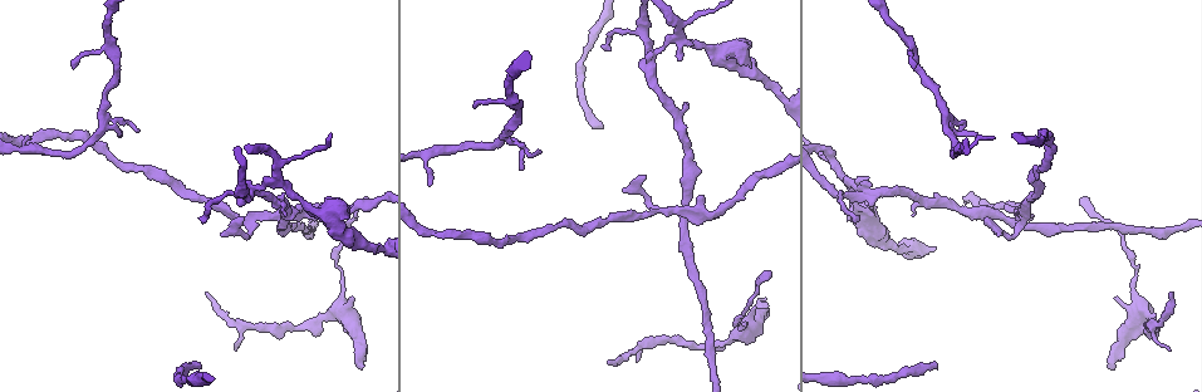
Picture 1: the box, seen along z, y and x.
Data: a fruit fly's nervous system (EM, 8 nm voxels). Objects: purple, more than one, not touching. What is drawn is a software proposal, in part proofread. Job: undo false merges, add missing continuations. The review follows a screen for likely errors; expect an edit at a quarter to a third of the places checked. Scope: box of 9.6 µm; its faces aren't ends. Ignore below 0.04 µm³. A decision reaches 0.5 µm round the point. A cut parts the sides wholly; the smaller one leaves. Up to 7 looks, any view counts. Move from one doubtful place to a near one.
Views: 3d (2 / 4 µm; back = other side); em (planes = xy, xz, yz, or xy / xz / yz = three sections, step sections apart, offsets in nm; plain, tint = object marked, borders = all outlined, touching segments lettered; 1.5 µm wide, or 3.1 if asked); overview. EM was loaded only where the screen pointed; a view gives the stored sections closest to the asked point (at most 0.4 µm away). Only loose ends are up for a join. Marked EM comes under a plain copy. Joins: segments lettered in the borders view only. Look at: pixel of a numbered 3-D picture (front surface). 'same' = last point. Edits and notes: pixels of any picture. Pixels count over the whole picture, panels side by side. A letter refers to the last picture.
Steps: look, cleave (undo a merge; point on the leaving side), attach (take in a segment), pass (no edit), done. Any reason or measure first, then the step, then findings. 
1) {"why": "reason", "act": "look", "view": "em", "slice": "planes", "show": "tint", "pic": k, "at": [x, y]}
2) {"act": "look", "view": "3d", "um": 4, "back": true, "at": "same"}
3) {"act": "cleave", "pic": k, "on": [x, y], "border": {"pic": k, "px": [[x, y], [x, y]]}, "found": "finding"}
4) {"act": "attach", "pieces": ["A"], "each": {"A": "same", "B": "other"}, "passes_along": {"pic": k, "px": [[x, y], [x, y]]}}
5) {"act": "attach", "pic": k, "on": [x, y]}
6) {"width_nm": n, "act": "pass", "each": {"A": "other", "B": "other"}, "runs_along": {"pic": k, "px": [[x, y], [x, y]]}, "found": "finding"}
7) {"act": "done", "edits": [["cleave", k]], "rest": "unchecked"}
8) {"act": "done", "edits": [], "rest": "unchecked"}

{"why": "an open end", "act": "look", "view": "3d", "um": 2, "back": true, "pic": 1, "at": [765, 300]}

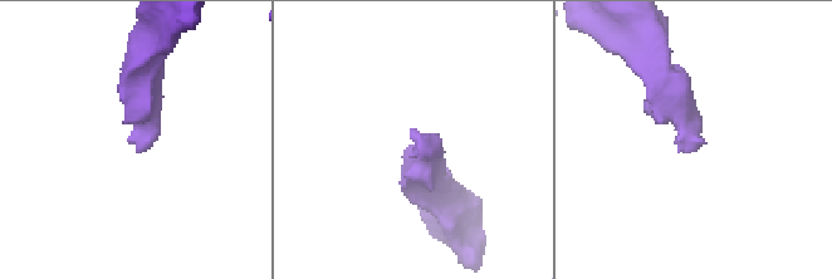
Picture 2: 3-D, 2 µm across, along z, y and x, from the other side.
{"why": "shape alone is not enough", "act": "look", "view": "em", "slice": "planes", "show": "borders", "pic": 2, "at": [410, 136]}

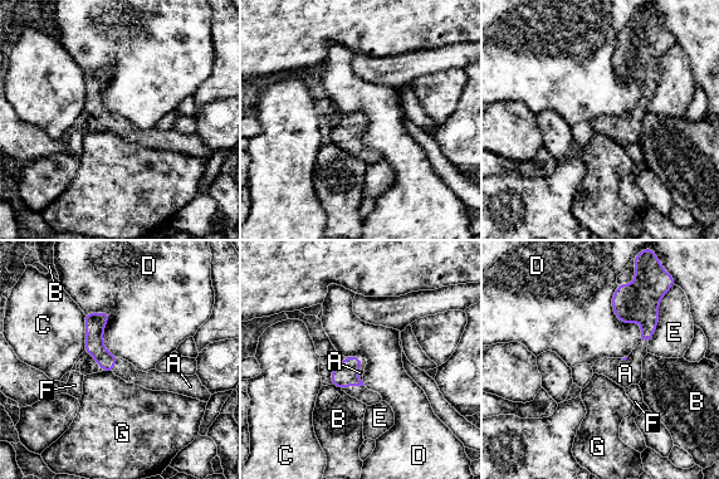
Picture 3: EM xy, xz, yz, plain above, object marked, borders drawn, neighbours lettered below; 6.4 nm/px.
{"act": "attach", "pieces": ["A"], "each": {"A": "same", "B": "other", "C": "other", "D": "other", "E": "other", "F": "other", "G": "other"}, "passes_along": {"pic": 3, "px": [[345, 374], [357, 368], [360, 372]]}, "found": "the neuron continues"}

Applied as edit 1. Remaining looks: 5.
{"why": "tapers out", "act": "look", "view": "3d", "um": 2, "pic": 1, "at": [609, 361]}

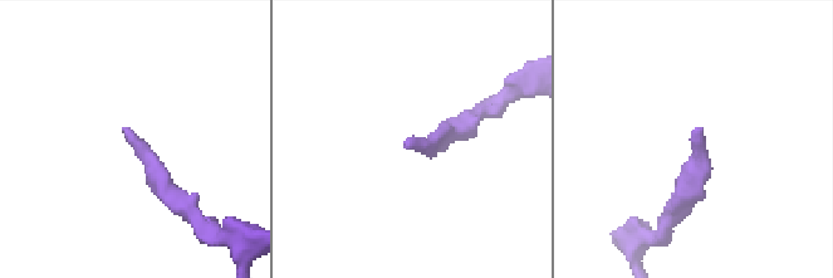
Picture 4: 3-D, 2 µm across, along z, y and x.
{"act": "look", "view": "em", "slice": "planes", "show": "borders", "pic": 4, "at": [693, 131]}

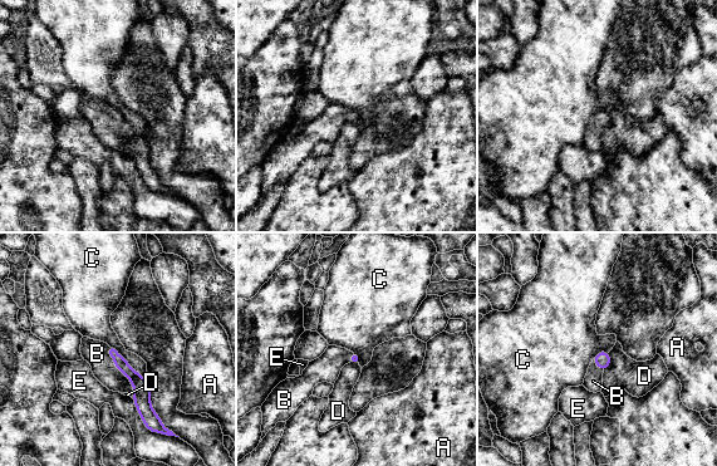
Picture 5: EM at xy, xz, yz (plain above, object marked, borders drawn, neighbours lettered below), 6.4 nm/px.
{"act": "attach", "pieces": ["B"], "each": {"A": "other", "B": "same", "C": "other", "D": "other", "E": "other"}, "passes_along": {"pic": 5, "px": [[142, 393], [122, 372], [97, 353]]}, "found": "it goes on there"}

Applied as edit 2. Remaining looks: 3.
{"why": "arms part here", "act": "look", "view": "3d", "um": 4, "pic": 1, "at": [865, 190]}

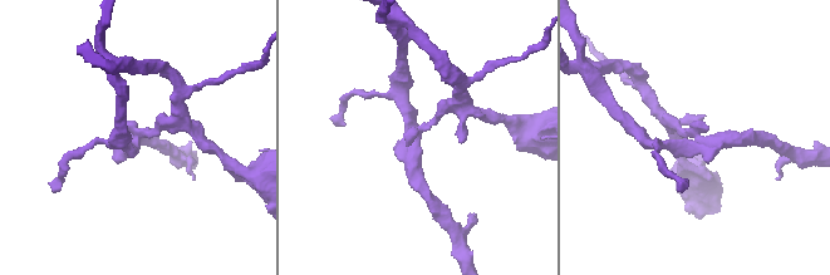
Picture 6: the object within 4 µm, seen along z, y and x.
{"act": "look", "view": "em", "slice": "planes", "show": "borders", "pic": 6, "at": [135, 138]}

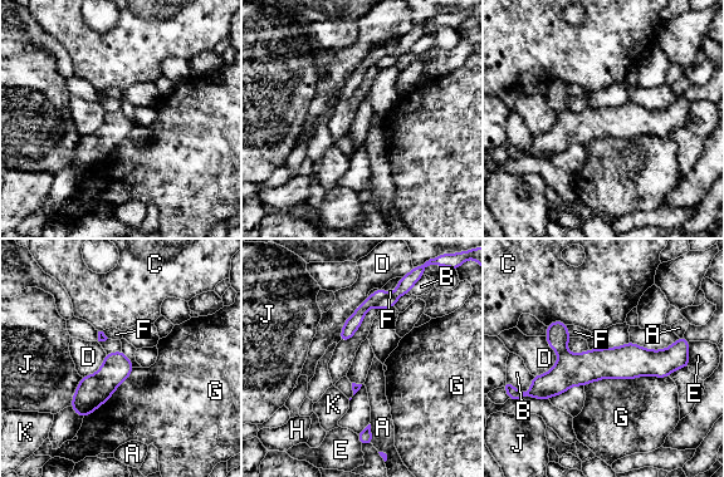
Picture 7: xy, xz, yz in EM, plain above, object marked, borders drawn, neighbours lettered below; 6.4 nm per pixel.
{"act": "cleave", "pic": 7, "on": [389, 301], "each": {"A": "other", "B": "other", "C": "other", "D": "other", "E": "other", "F": "other", "G": "other", "H": "other", "J": "other", "K": "other"}, "found": "two neurons meet here"}

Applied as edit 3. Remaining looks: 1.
{"act": "done", "edits": [["attach", 3], ["attach", 5], ["cleave", 7]], "rest": "unchecked"}

